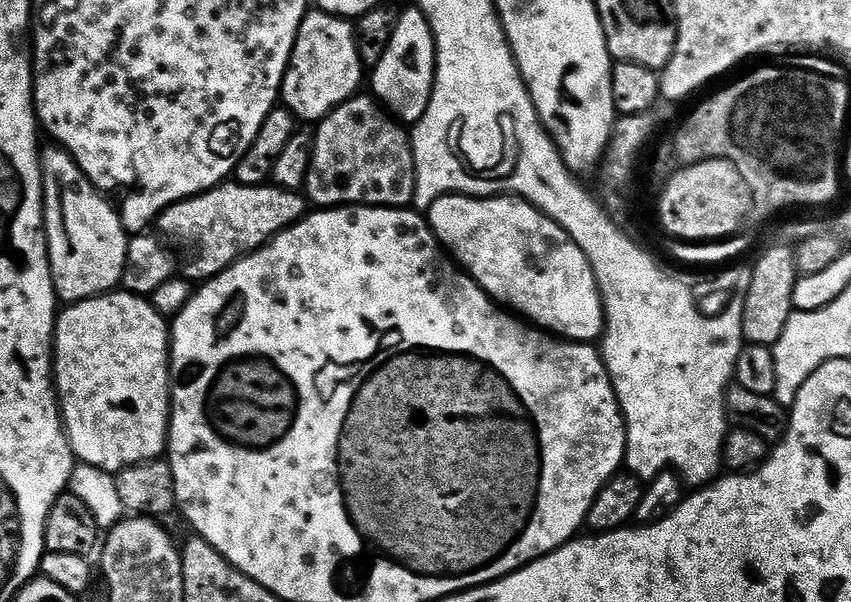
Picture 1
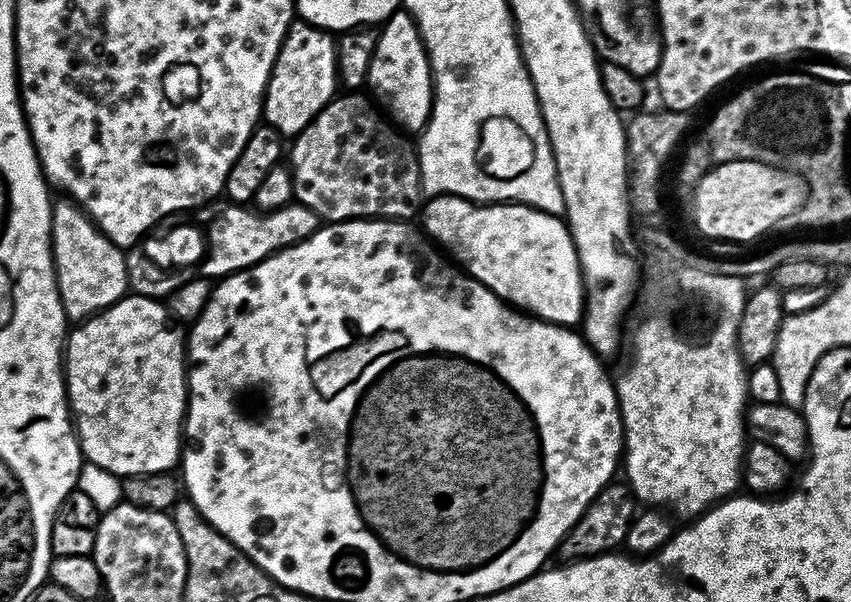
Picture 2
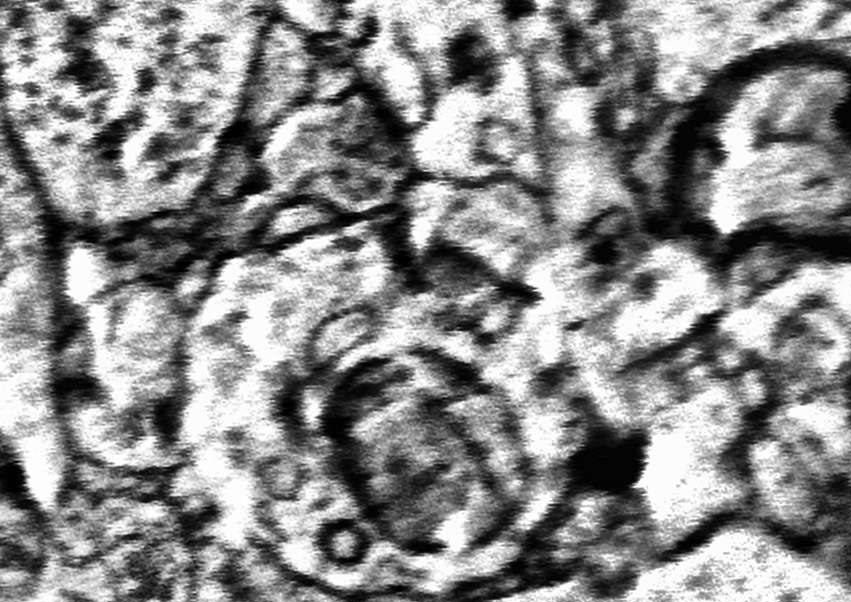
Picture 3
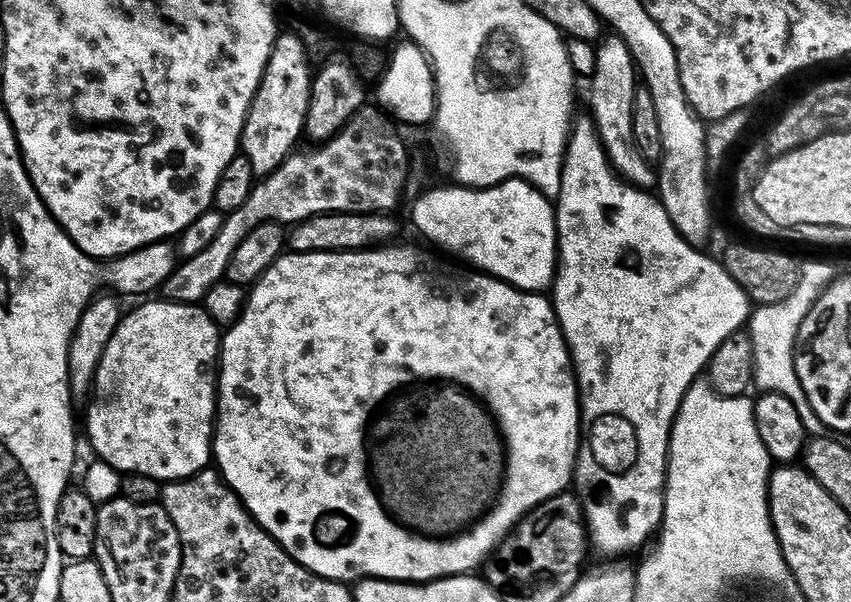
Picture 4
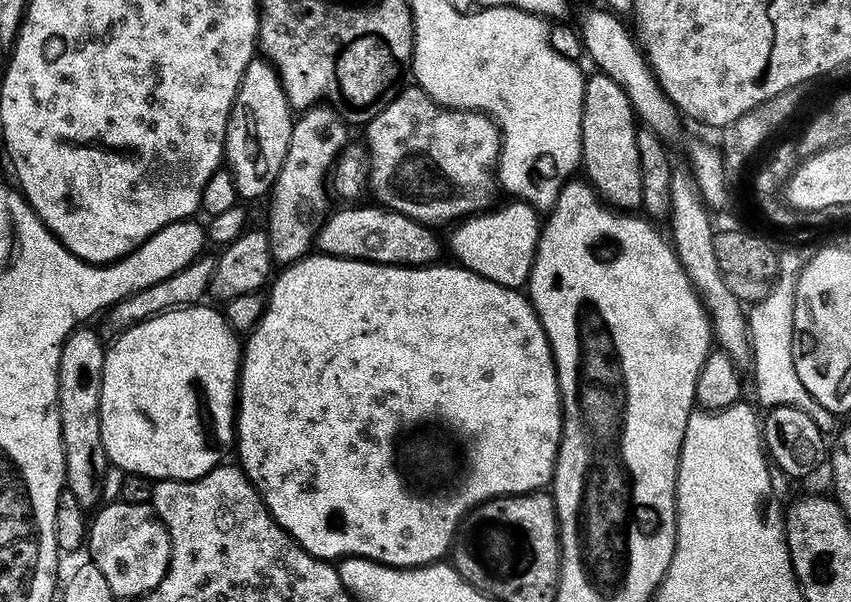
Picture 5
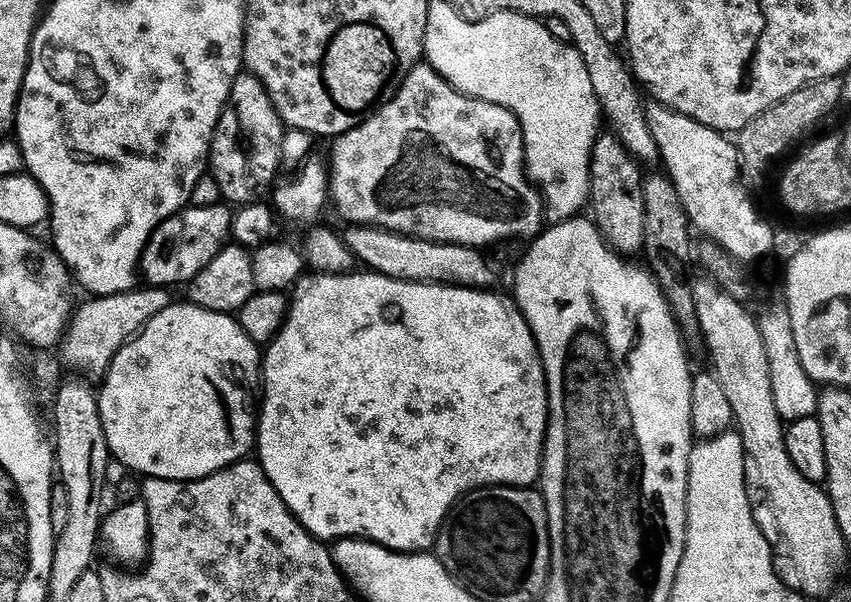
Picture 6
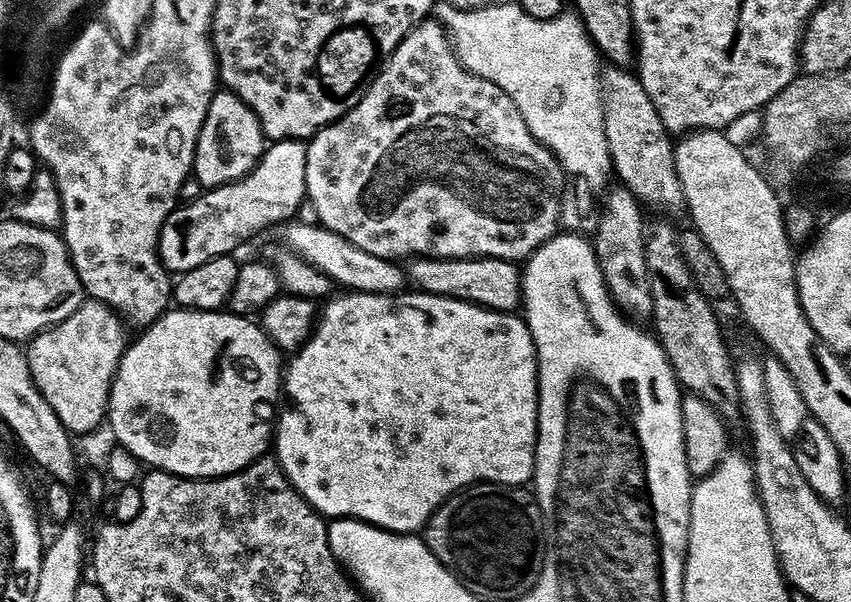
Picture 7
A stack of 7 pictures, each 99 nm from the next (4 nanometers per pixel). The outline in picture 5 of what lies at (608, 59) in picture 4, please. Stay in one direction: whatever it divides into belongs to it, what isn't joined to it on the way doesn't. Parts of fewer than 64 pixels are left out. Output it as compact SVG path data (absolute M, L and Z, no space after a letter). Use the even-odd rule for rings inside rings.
M603 74L589 75L584 82L582 106L582 146L580 155L583 167L588 167L587 179L609 205L620 210L632 210L640 204L640 159L636 130L638 117L632 109L626 90Z

